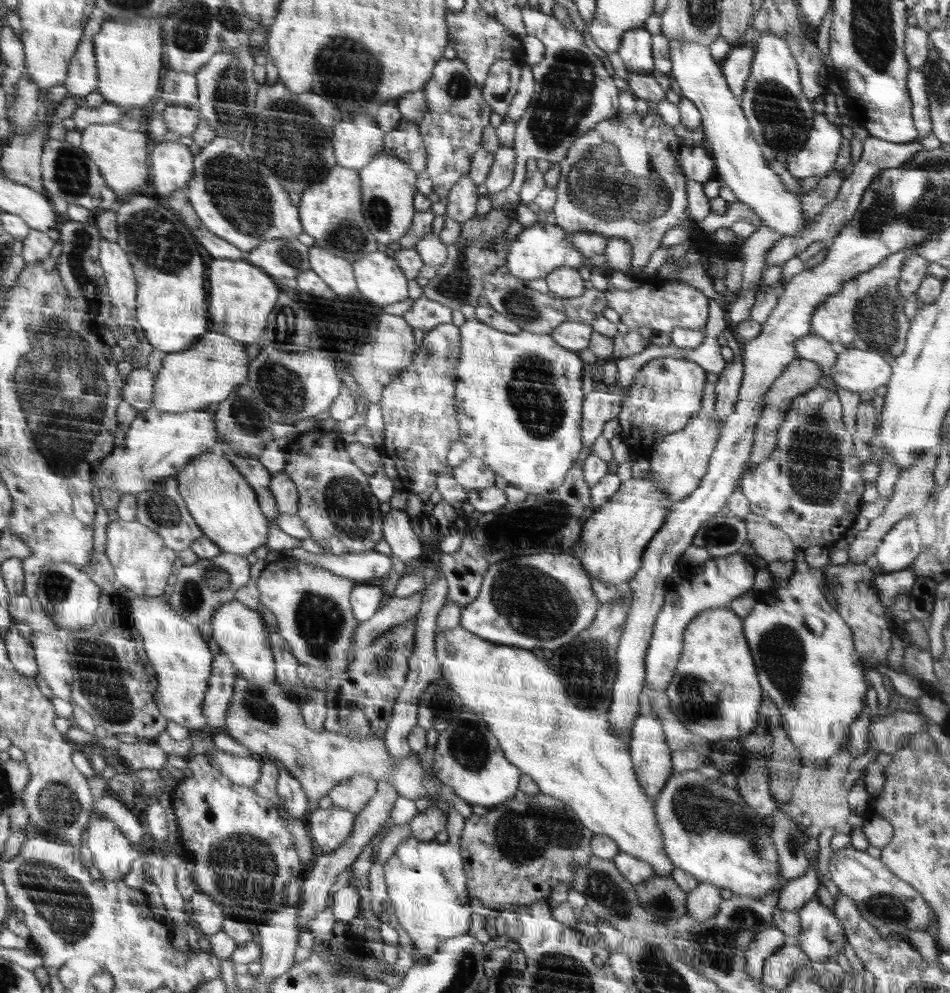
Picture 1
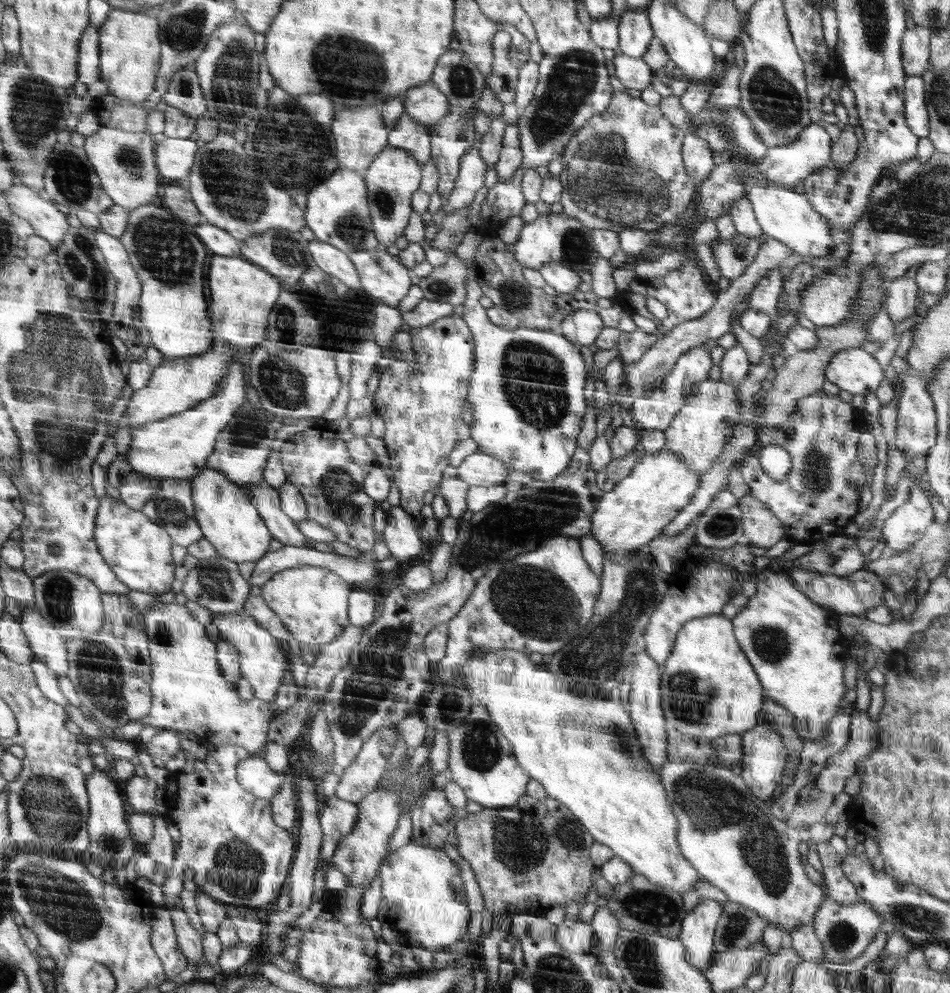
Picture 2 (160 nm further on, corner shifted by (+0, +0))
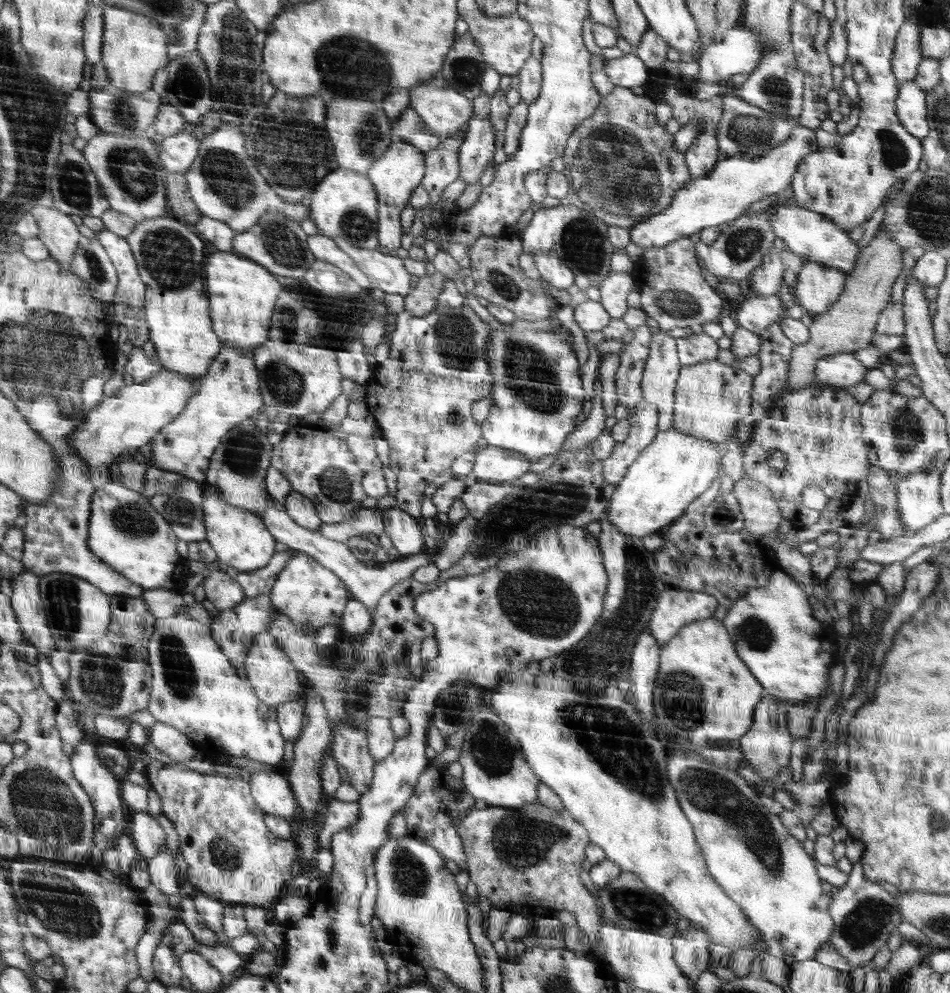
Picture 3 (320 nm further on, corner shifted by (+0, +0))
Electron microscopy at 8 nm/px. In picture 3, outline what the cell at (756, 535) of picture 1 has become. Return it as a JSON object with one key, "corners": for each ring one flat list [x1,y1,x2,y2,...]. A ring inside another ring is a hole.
{"corners":[[743,477,734,482,733,494,745,521,744,529,761,538,778,530,783,517,766,486]]}

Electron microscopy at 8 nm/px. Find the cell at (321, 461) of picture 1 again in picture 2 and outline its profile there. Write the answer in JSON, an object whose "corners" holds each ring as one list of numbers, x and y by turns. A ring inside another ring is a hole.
{"corners":[[310,427,294,436,294,440,286,441,277,452,282,463,286,481,298,488,300,495,306,504,307,519,318,522,324,528,328,528,334,534,336,542,344,542,350,548,361,553,370,552,374,546,374,530,372,530,372,512,374,512,374,500,365,494,365,479,368,473,349,453,347,442,338,437,338,433,325,427]]}

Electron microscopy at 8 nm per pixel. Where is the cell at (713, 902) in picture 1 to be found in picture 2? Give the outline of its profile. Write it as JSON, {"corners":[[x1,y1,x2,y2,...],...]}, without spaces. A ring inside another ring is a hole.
{"corners":[[704,898,697,901,692,911,684,917,678,939,684,943,690,964,698,971,706,970,711,964,717,922,722,911,722,903]]}

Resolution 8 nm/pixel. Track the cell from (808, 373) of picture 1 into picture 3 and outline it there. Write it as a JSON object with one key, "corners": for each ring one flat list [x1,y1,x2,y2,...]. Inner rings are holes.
{"corners":[[880,226,879,231,875,234,874,239,869,242,867,247,861,249,856,268,846,277,846,288,840,294,838,300,830,306,826,312,816,316,809,326,809,339,801,345,794,345,791,352,789,377,787,385,783,388,782,394,790,393,801,388,809,387,816,384,814,371,816,361,824,358,826,355,851,353,855,350,866,348,870,345,872,336,875,332,877,320,880,313,887,307,891,300,892,287,896,278,900,276,903,266,903,251,901,246]]}

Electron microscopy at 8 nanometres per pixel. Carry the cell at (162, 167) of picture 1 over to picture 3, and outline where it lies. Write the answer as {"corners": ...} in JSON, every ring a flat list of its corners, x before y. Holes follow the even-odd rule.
{"corners":[[185,130,173,136,164,137,158,144,158,152,163,167,168,173,184,174,192,168,198,153,198,140]]}

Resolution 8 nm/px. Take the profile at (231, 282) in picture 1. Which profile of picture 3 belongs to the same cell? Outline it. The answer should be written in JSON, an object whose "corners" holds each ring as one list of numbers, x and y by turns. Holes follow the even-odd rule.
{"corners":[[216,252,206,264,206,282,210,282,214,332,222,342,226,342,226,348,252,354,260,345,264,345,268,340,274,302,282,292,282,286,276,282,274,274,248,258,230,252]]}

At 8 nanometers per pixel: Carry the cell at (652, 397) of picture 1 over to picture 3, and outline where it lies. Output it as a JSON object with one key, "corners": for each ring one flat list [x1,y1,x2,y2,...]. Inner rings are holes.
{"corners":[[694,329,694,333,687,337,675,339,679,361,684,366,714,360,720,350,717,340,700,329]]}

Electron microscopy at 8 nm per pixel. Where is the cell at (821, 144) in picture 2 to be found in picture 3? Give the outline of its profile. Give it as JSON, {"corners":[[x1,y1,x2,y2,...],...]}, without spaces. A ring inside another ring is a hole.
{"corners":[[798,125,788,140,760,159,732,156,718,162,708,177,688,181,673,198,672,205,656,216,645,218,629,229,630,240,644,249,661,247,679,238,696,238,703,228,717,226,746,213,750,204,788,188,798,163,820,150,814,129]]}

